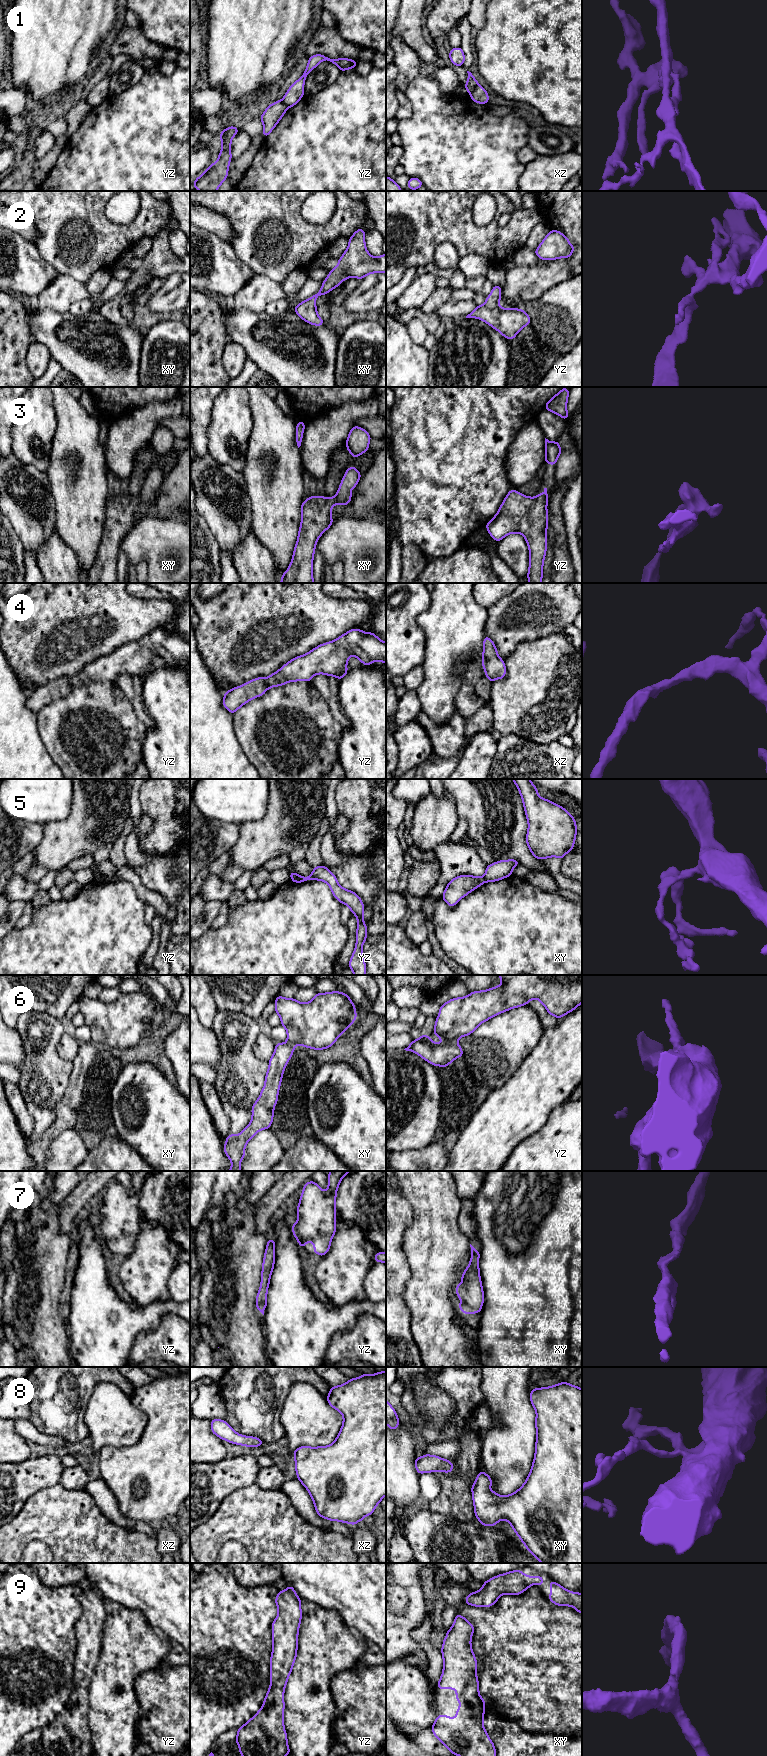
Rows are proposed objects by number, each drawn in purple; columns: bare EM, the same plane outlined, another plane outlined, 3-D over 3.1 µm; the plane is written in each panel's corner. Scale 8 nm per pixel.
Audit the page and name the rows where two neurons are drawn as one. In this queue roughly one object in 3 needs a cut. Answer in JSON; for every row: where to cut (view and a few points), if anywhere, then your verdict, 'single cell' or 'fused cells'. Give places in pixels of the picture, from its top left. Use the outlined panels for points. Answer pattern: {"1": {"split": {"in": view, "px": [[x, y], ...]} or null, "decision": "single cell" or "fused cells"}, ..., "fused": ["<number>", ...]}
{"1": {"split": {"in": "xz", "px": [[478, 84], [470, 93]]}, "decision": "fused cells"}, "2": {"split": null, "decision": "single cell"}, "3": {"split": null, "decision": "single cell"}, "4": {"split": null, "decision": "single cell"}, "5": {"split": {"in": "yz", "px": [[300, 876], [293, 881]]}, "decision": "fused cells"}, "6": {"split": {"in": "yz", "px": [[442, 1041], [456, 1042]]}, "decision": "fused cells"}, "7": {"split": null, "decision": "single cell"}, "8": {"split": null, "decision": "single cell"}, "9": {"split": null, "decision": "single cell"}, "fused": ["1", "5", "6"]}

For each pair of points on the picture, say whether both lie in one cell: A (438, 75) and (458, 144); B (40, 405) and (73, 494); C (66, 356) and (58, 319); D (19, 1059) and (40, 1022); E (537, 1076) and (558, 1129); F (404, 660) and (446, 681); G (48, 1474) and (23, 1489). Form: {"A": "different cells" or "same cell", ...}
{"A": "different cells", "B": "different cells", "C": "same cell", "D": "different cells", "E": "different cells", "F": "different cells", "G": "same cell"}

